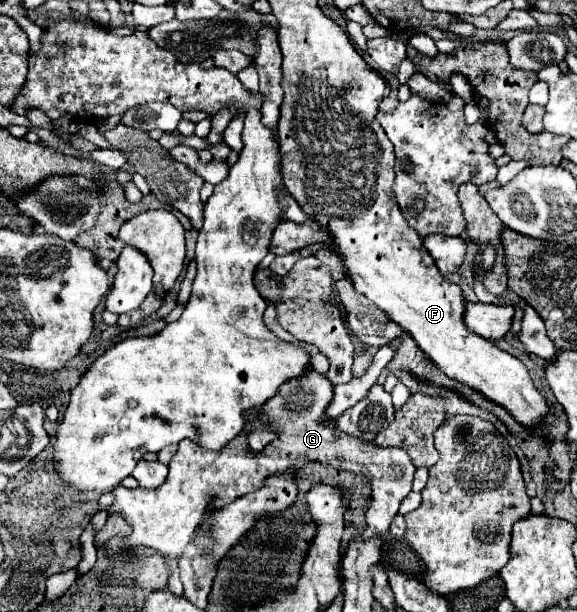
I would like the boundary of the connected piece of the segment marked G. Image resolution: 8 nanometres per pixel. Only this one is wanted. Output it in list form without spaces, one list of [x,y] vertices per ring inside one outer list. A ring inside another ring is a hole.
[[[315,368],[313,370],[305,370],[299,378],[291,378],[289,382],[281,384],[279,392],[271,400],[267,400],[265,406],[259,408],[259,414],[253,414],[253,416],[261,416],[263,424],[269,424],[269,428],[273,428],[277,432],[277,438],[273,442],[269,442],[261,452],[251,452],[249,450],[245,432],[239,434],[233,442],[229,442],[227,446],[223,446],[223,450],[217,450],[217,452],[215,450],[207,450],[207,448],[203,448],[203,446],[199,446],[199,444],[195,444],[191,440],[185,440],[185,442],[179,442],[179,450],[177,450],[177,454],[169,462],[169,476],[165,478],[165,482],[159,488],[147,490],[147,488],[139,486],[135,490],[129,490],[125,486],[115,486],[111,490],[111,494],[115,496],[115,500],[111,504],[111,512],[123,514],[125,522],[135,532],[135,542],[141,544],[141,546],[155,548],[167,560],[167,566],[169,566],[169,590],[173,590],[173,594],[181,594],[183,592],[183,584],[181,584],[181,578],[179,578],[181,576],[179,558],[183,554],[183,548],[193,538],[193,534],[195,534],[195,530],[197,530],[205,510],[209,508],[211,498],[215,498],[215,506],[231,504],[235,498],[245,496],[245,494],[255,492],[257,488],[261,488],[263,480],[267,476],[277,474],[277,472],[285,472],[293,464],[297,468],[301,468],[305,462],[317,460],[317,462],[325,462],[325,464],[331,464],[331,466],[337,466],[337,468],[343,468],[343,470],[349,470],[349,472],[365,474],[371,480],[371,498],[373,498],[373,502],[371,502],[371,506],[367,510],[365,538],[379,536],[383,540],[389,540],[389,524],[391,524],[393,516],[399,510],[399,502],[411,492],[415,466],[409,460],[407,452],[397,448],[397,446],[385,446],[383,448],[383,446],[377,446],[373,442],[353,438],[351,434],[335,436],[335,432],[337,432],[335,420],[333,422],[325,422],[325,412],[327,412],[327,406],[329,406],[329,398],[333,398],[333,384],[323,374],[319,374]]]

